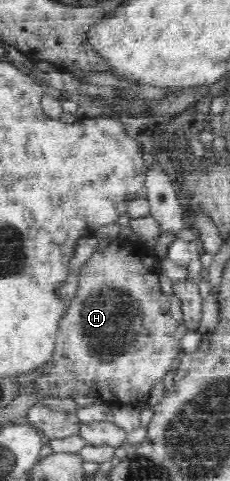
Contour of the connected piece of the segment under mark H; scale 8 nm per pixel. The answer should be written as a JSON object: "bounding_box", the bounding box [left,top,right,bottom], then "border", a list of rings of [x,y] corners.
{"bounding_box":[30,238,181,406],"border":[[[117,238],[113,240],[107,247],[103,249],[94,249],[93,255],[84,263],[78,275],[78,288],[76,290],[77,297],[71,301],[71,307],[67,311],[67,315],[63,317],[63,321],[59,323],[59,331],[57,331],[56,349],[53,356],[50,358],[49,364],[51,365],[51,373],[47,371],[45,375],[33,380],[30,389],[35,392],[35,396],[41,399],[45,397],[61,397],[71,399],[75,395],[83,395],[90,398],[97,398],[97,401],[103,402],[106,405],[113,406],[139,406],[145,403],[148,399],[153,385],[161,379],[168,380],[173,372],[173,366],[176,365],[179,356],[181,355],[178,339],[170,328],[166,327],[165,321],[174,321],[169,314],[169,297],[166,296],[161,289],[159,278],[160,274],[160,259],[155,255],[153,249],[147,249],[145,245],[139,241],[131,241],[128,239]]]}

